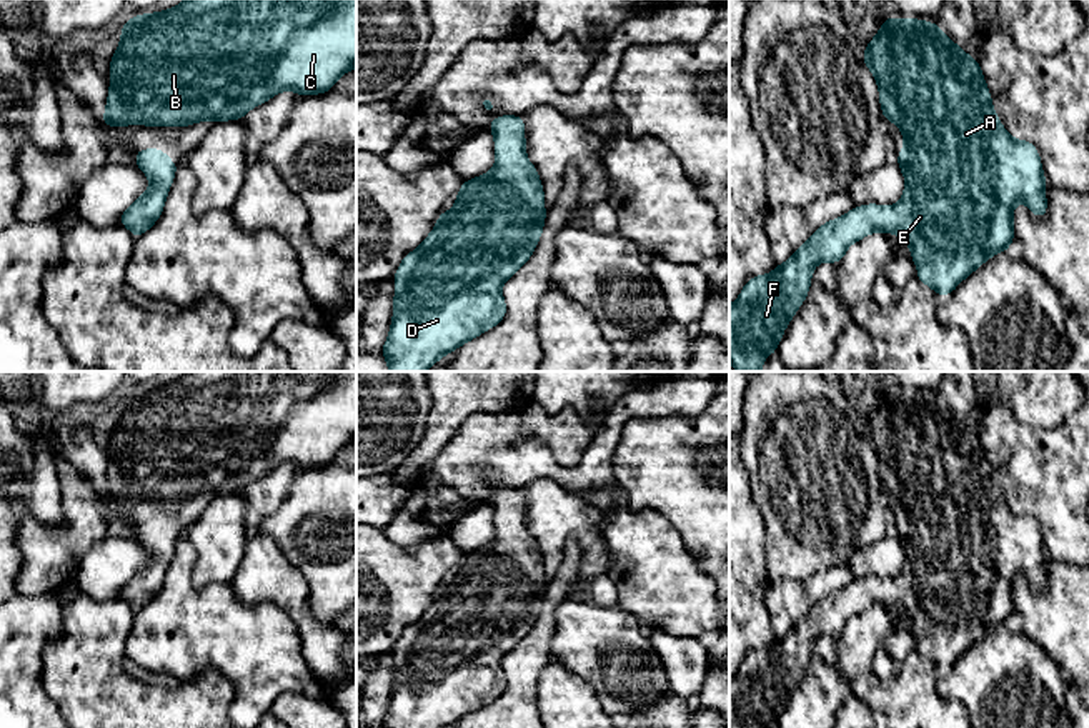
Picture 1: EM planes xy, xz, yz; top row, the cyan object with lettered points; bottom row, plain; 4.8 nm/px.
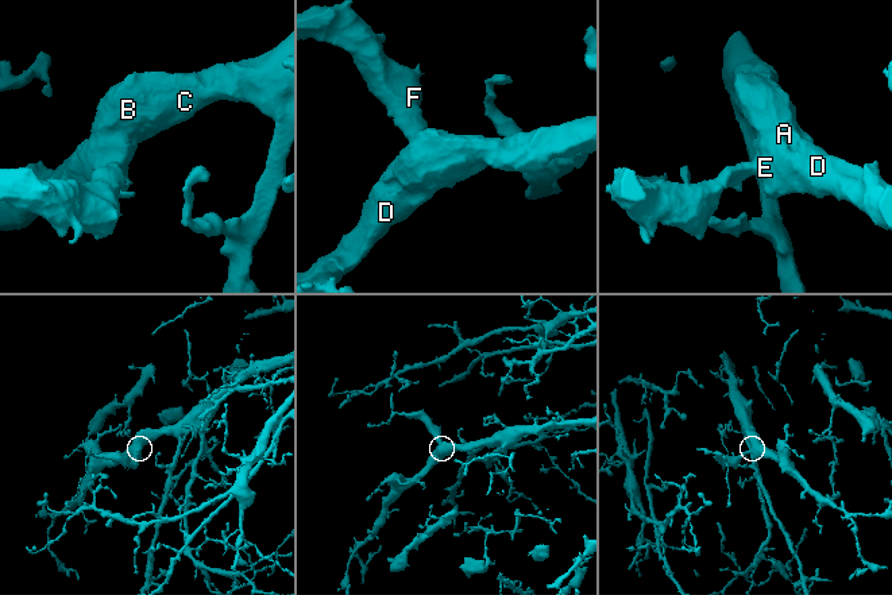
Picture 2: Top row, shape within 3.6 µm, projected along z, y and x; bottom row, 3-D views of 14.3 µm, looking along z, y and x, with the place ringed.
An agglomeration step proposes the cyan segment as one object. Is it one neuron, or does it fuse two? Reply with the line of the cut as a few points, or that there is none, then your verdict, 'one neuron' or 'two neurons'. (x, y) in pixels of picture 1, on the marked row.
no cut; one neuron

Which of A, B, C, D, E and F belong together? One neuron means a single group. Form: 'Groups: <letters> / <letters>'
Groups: A B C D E F

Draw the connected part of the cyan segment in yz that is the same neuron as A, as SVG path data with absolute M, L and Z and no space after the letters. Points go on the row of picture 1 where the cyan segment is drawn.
M888 17L884 18L884 23L881 30L876 33L876 37L864 47L866 53L861 55L863 62L866 67L873 72L874 80L879 87L879 103L883 110L883 117L886 122L894 122L904 140L906 147L898 152L898 167L904 173L906 180L906 188L901 197L901 200L894 207L883 207L878 203L868 203L863 207L854 207L851 212L846 215L829 220L824 225L821 225L808 240L804 245L801 245L791 258L788 258L783 265L776 267L774 272L768 275L758 275L753 277L746 282L743 287L738 300L729 305L729 363L738 370L738 371L761 371L763 362L768 355L778 352L779 340L789 323L789 320L796 315L798 308L804 303L806 295L811 287L811 273L814 267L821 262L833 262L833 263L841 263L844 258L844 253L848 247L854 242L863 240L866 235L874 233L874 232L884 232L884 233L896 233L901 237L911 250L911 258L917 265L917 280L931 287L936 295L939 297L947 297L954 292L954 288L966 278L969 277L974 270L977 270L984 262L991 257L994 257L999 252L1007 252L1011 243L1014 242L1014 225L1012 225L1012 212L1014 205L1017 202L1024 202L1032 215L1036 218L1044 218L1047 215L1047 202L1046 202L1046 178L1044 178L1044 170L1042 163L1039 158L1039 152L1034 143L1027 140L1014 140L1002 123L999 122L994 108L992 108L992 98L987 90L986 80L981 72L979 60L969 57L961 47L957 47L942 30L937 23L931 23L926 20L917 20L917 18L896 18L896 17Z

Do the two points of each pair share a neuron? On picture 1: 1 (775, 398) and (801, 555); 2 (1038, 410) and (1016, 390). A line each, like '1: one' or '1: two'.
1: one
2: one

